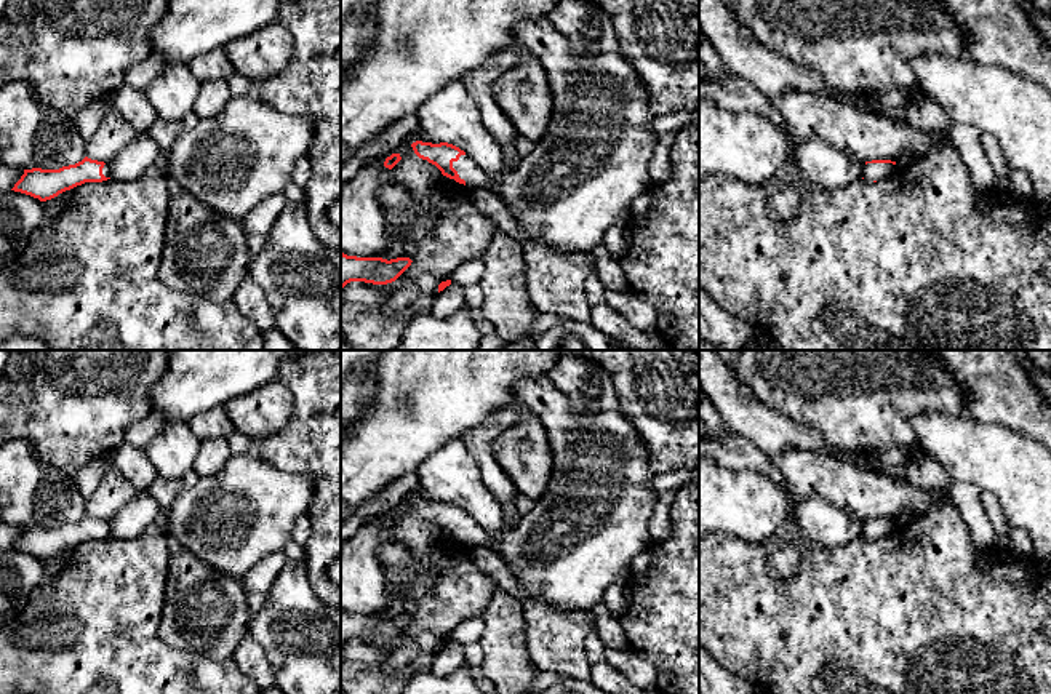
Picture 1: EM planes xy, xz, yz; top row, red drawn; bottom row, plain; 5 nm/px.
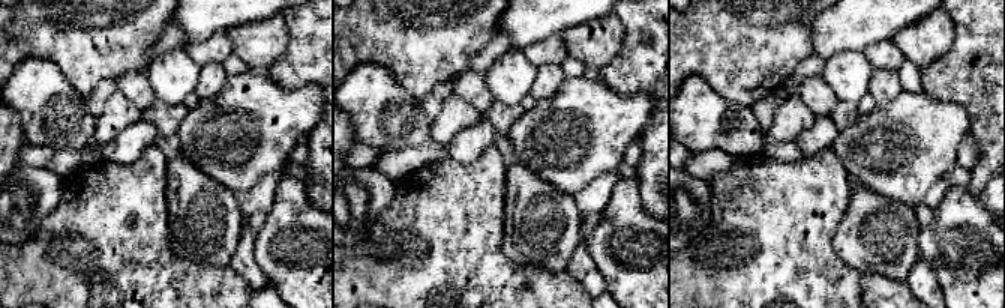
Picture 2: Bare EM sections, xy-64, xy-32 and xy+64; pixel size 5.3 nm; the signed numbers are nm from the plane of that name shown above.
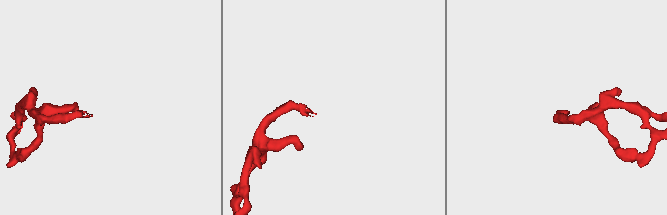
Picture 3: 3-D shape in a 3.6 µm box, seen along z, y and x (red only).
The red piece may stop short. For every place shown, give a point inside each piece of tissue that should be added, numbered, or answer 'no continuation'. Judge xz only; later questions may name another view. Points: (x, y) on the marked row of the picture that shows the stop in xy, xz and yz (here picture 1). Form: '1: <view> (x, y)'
1: xz (594, 159)

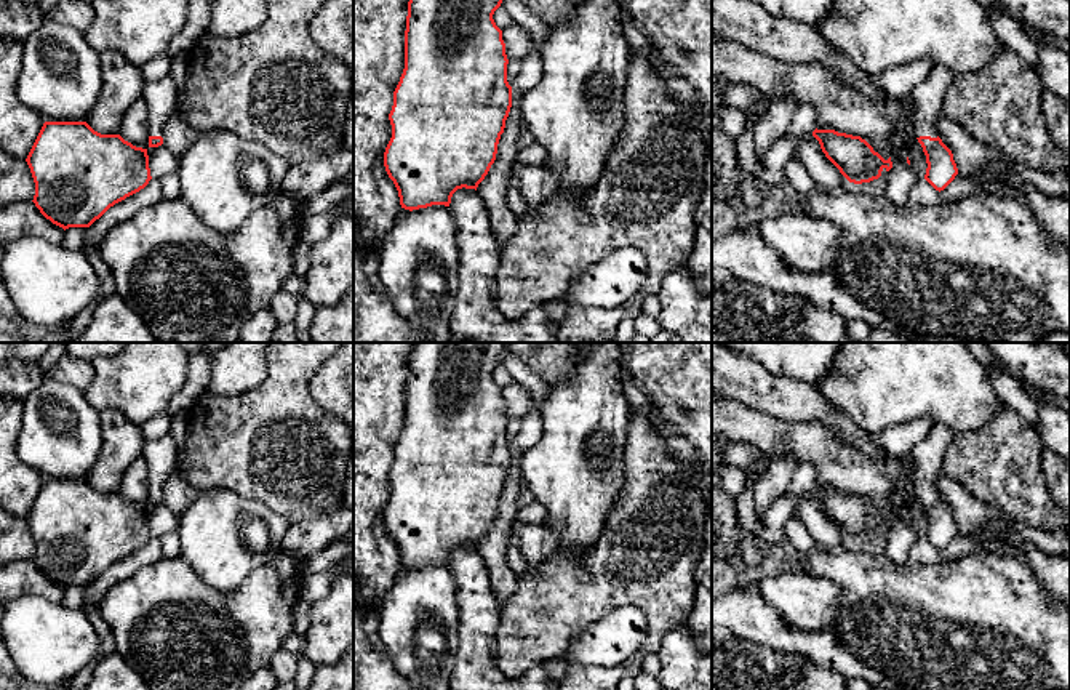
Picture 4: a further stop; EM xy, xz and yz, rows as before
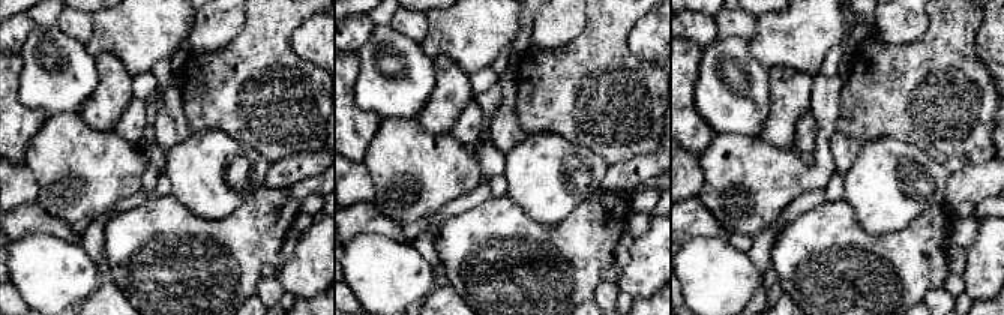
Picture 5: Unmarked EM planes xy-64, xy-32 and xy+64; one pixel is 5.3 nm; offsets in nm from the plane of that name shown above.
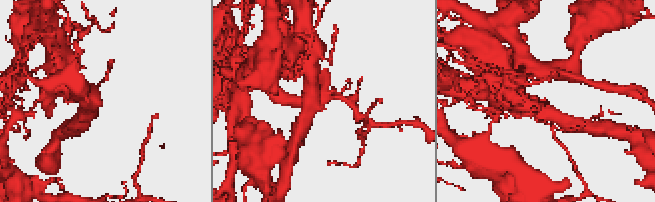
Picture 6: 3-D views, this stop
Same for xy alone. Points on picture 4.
1: xy (162, 95)

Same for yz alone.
1: yz (928, 96)

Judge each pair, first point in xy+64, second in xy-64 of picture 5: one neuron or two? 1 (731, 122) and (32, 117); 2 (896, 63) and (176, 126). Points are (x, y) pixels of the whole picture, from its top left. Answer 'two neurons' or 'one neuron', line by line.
1: two neurons
2: two neurons

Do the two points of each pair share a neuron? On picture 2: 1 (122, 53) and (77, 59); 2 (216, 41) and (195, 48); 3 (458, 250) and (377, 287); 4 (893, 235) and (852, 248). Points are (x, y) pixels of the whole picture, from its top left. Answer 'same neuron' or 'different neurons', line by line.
1: same neuron
2: same neuron
3: same neuron
4: same neuron

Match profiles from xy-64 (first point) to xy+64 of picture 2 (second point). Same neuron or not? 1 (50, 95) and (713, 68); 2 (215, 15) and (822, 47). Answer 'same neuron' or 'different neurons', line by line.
1: different neurons
2: same neuron

